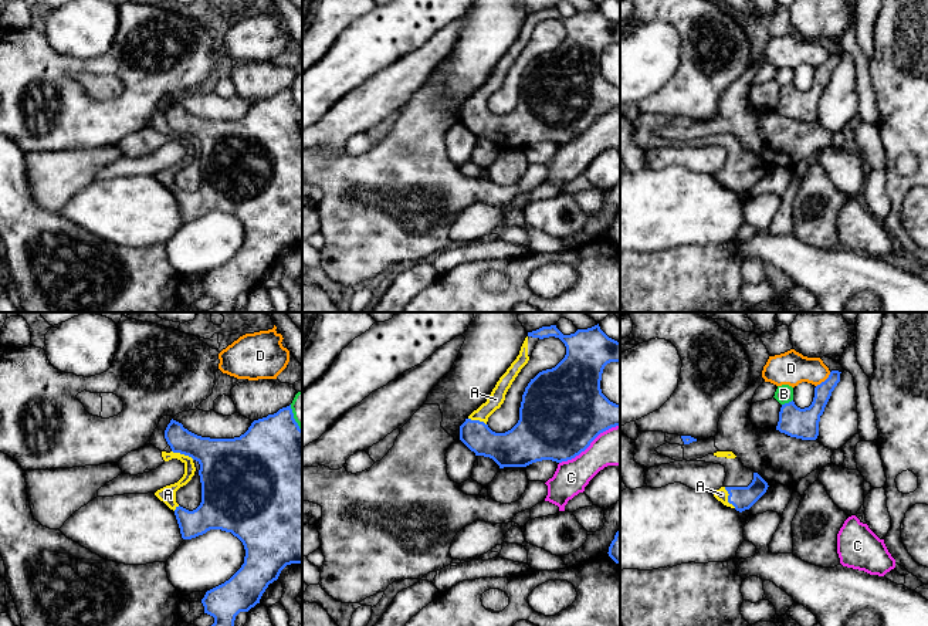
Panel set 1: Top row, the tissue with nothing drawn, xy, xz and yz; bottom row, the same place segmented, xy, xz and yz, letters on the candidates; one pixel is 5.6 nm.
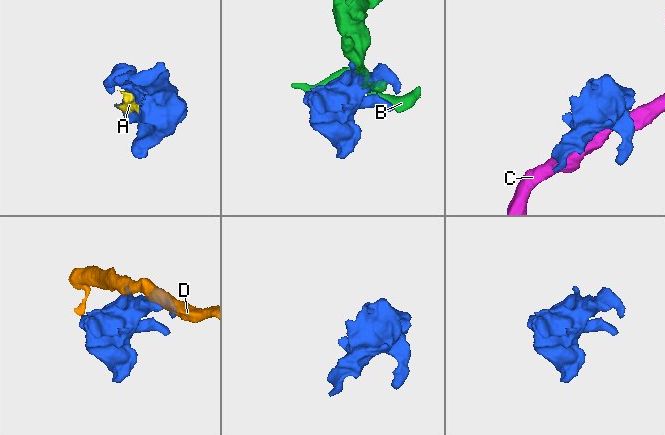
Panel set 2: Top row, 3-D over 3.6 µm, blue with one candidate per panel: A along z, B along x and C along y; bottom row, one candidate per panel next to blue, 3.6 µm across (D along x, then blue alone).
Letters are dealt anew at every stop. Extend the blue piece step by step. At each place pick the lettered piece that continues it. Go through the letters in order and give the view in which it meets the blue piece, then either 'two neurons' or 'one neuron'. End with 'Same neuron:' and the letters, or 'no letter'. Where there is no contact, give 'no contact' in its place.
A: meets blue in yz; one neuron
B: meets blue in yz; two neurons
C: meets blue in xz; two neurons
D: meets blue in yz; two neurons
Same neuron: A

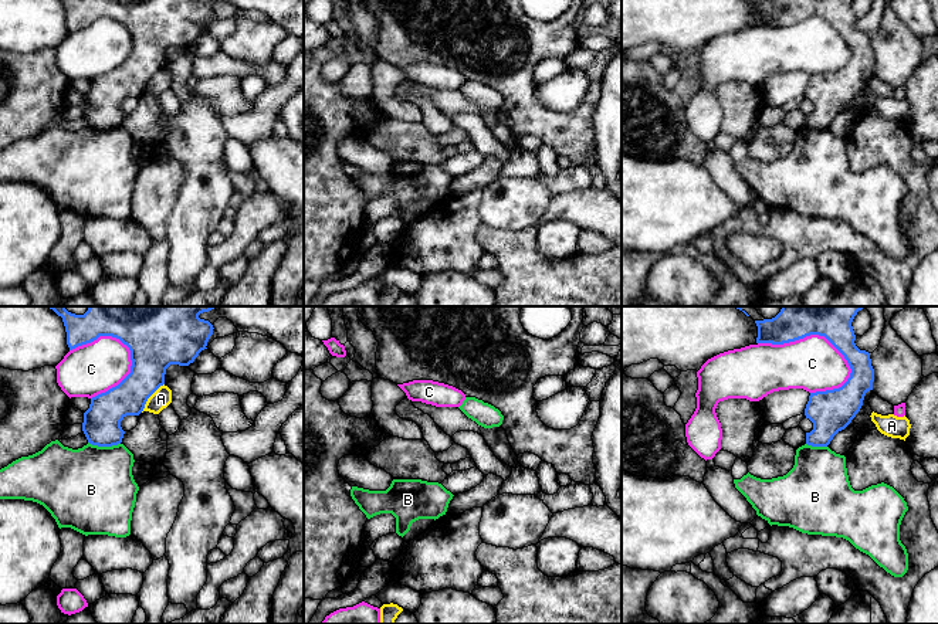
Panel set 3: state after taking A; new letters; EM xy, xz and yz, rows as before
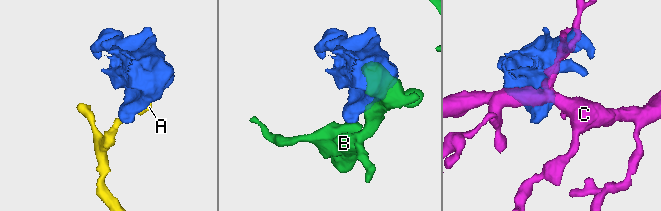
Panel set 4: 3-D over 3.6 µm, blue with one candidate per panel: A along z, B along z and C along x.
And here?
A: meets blue in xy; two neurons
B: meets blue in xy; two neurons
C: meets blue in yz; two neurons
Same neuron: no letter

